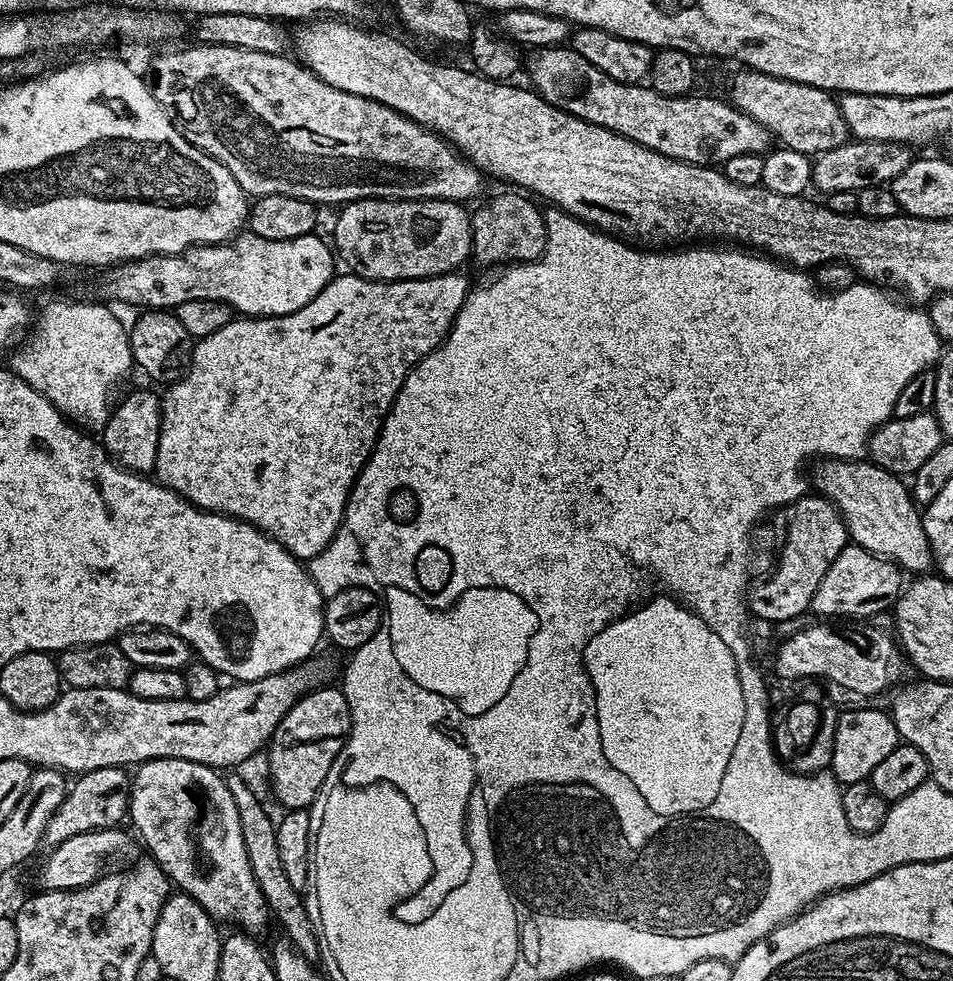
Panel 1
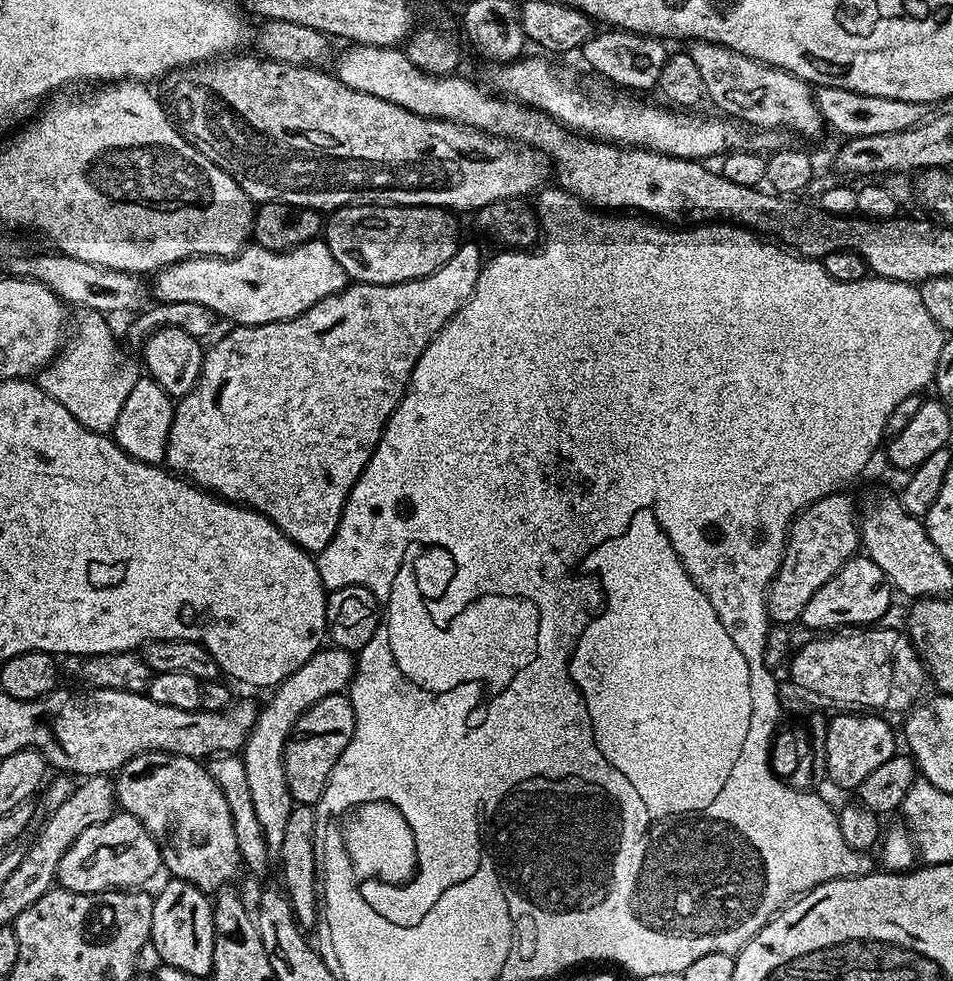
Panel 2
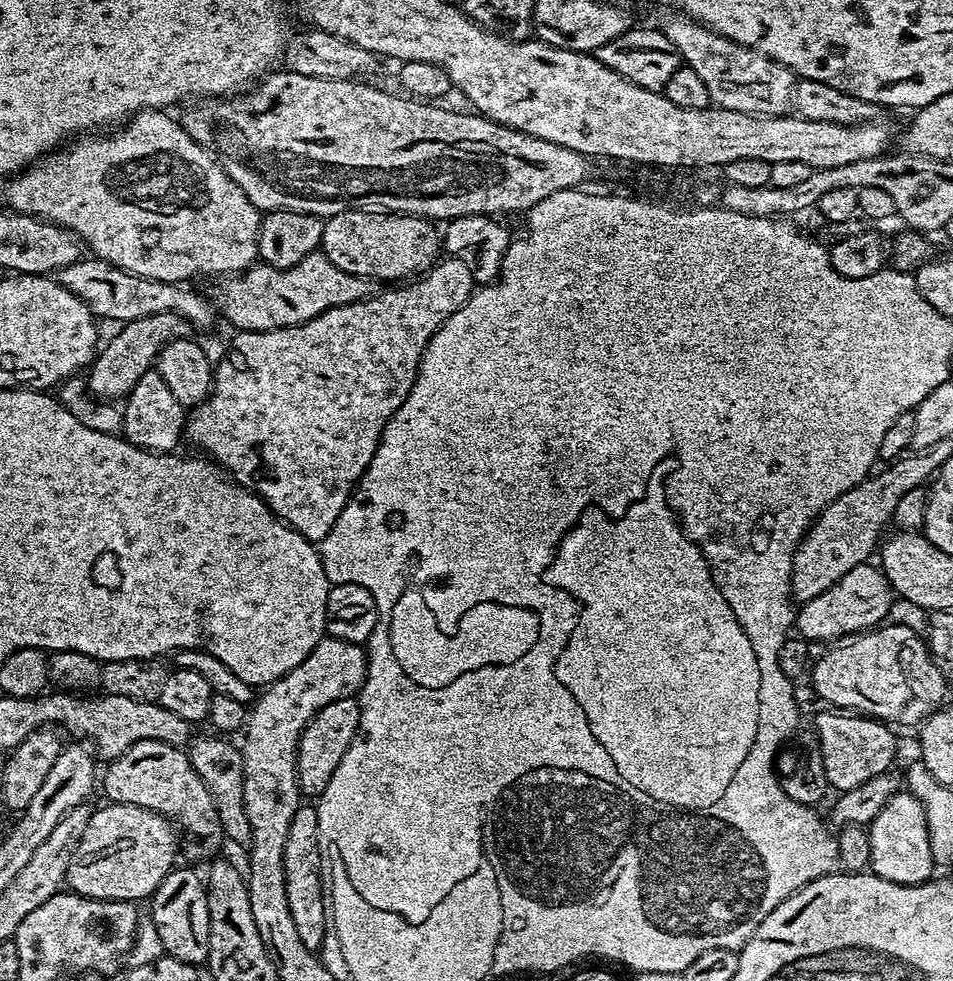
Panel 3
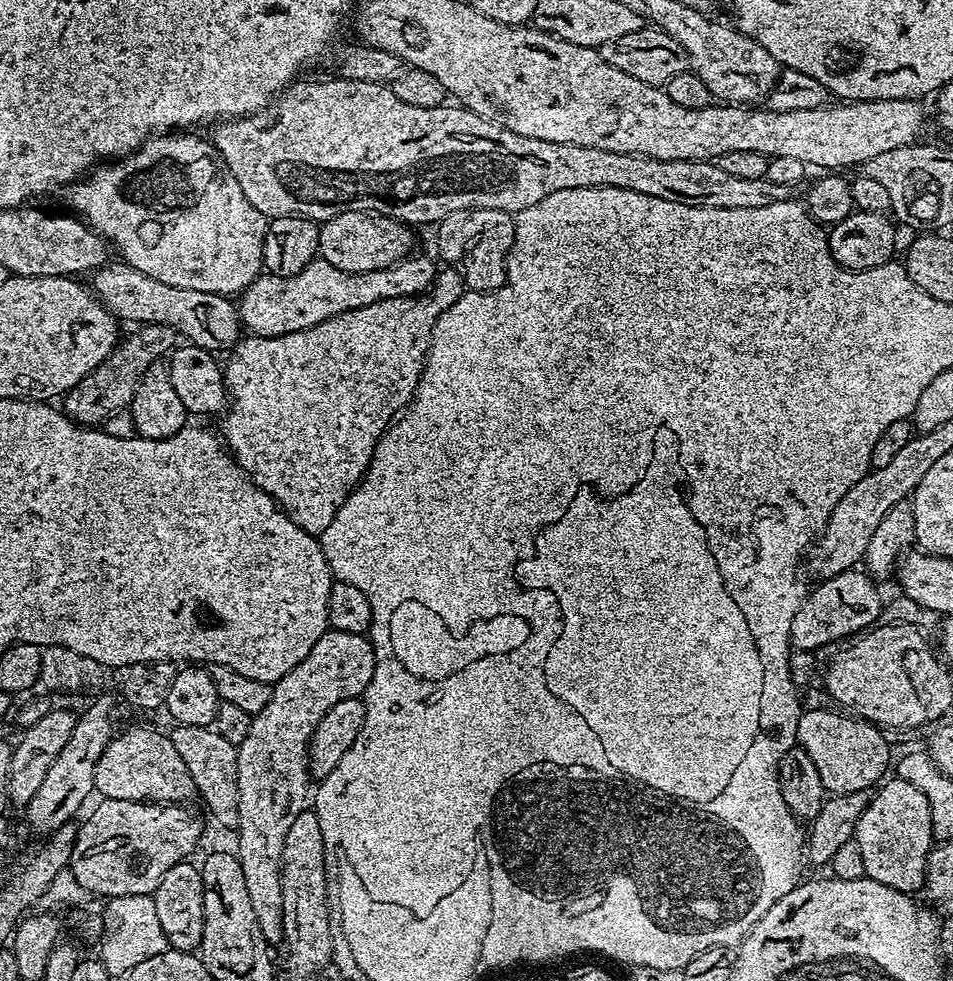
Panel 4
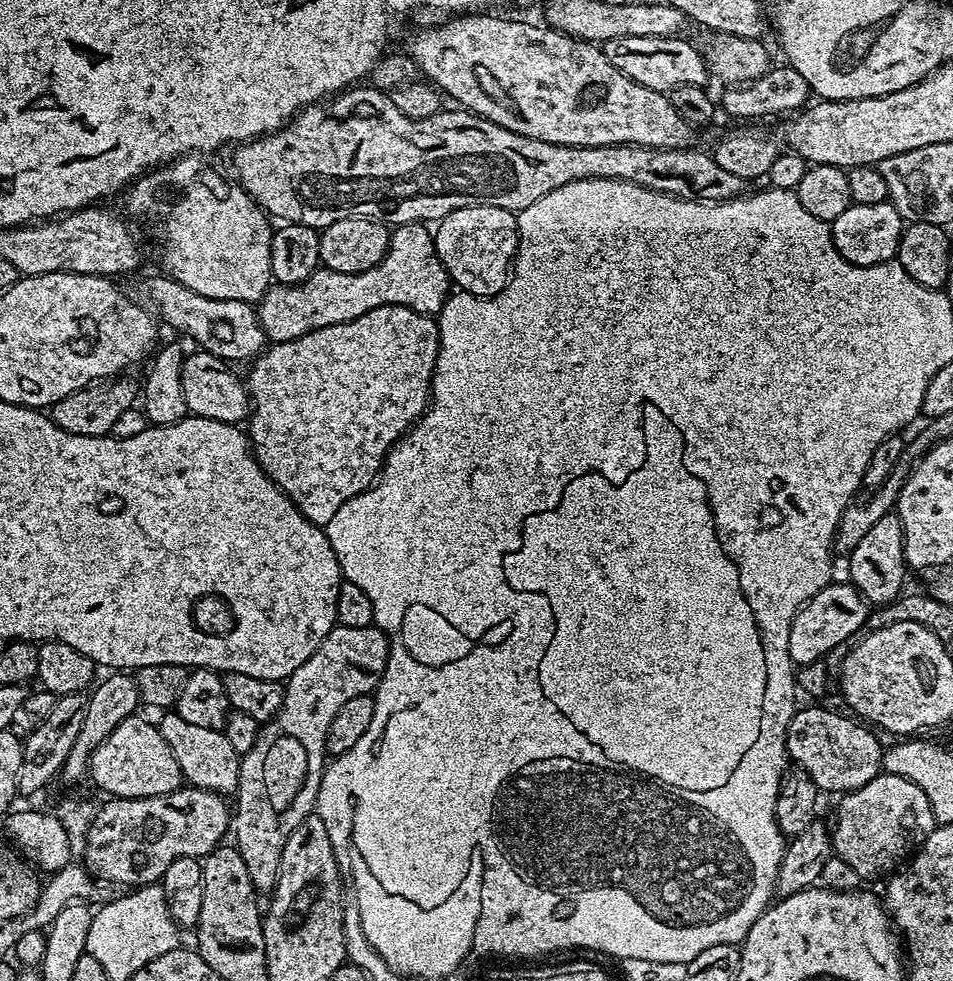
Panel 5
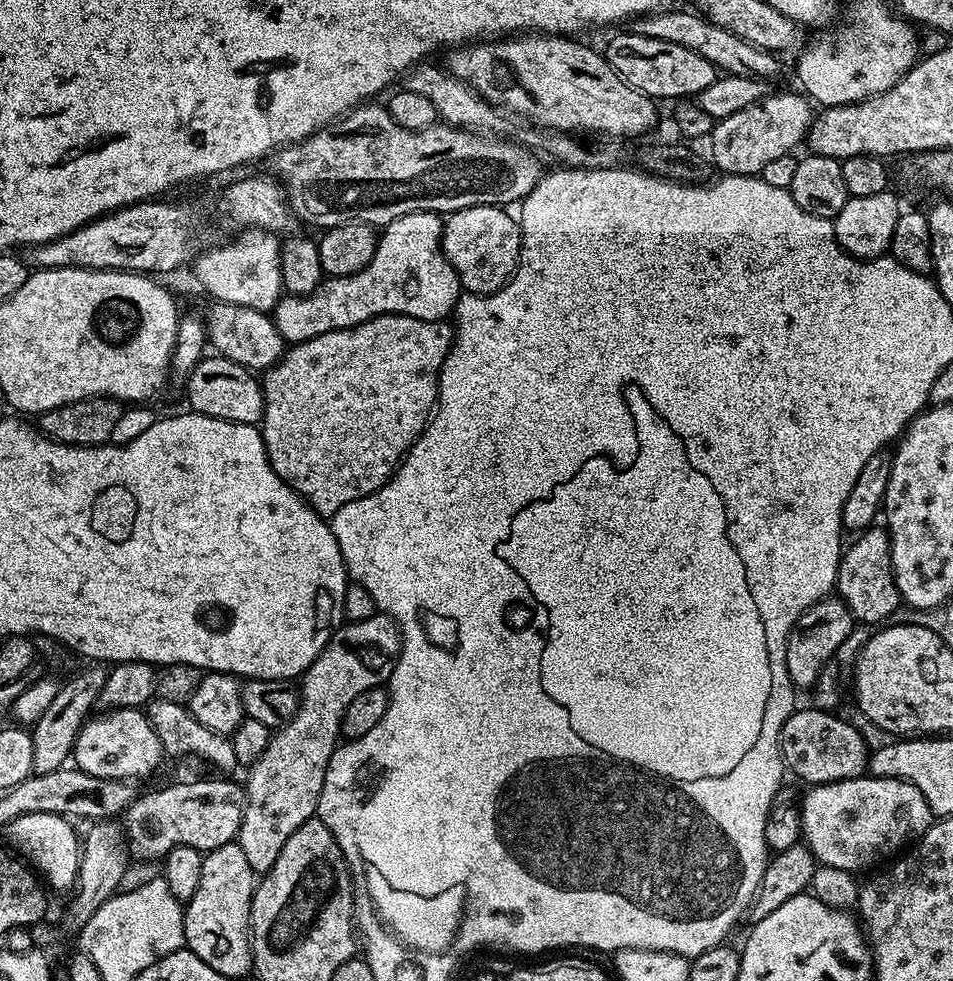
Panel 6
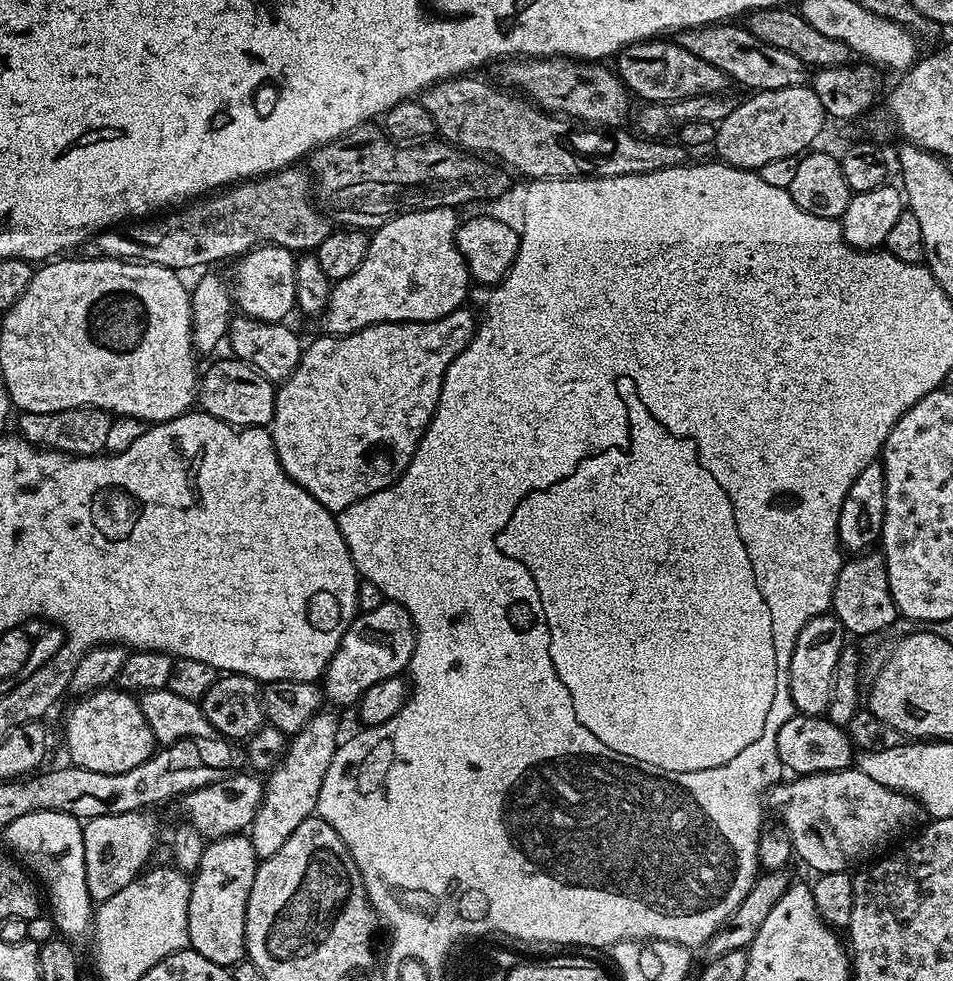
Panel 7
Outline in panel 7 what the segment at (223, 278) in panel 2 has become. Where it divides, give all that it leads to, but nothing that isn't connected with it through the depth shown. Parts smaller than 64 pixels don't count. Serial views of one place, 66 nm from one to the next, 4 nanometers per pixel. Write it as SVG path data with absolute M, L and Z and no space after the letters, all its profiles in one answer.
M454 208L403 212L375 229L368 242L366 258L362 258L362 266L358 266L354 274L333 283L322 317L323 331L329 336L345 336L375 324L417 324L437 320L461 307L467 301L464 299L468 296L470 277L467 262L456 245L456 215L458 212Z

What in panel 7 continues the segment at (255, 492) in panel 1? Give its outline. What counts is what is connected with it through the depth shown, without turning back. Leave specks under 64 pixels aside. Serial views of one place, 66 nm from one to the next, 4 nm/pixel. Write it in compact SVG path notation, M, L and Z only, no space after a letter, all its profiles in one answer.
M461 306L442 318L418 322L417 324L375 324L345 336L320 334L320 337L312 345L309 343L305 347L300 364L292 371L290 378L283 380L276 389L276 401L274 402L270 431L272 444L276 447L278 462L282 466L282 470L286 470L286 474L291 480L298 482L298 486L302 486L302 490L306 490L318 502L322 502L322 506L329 508L333 514L346 510L346 506L350 506L378 490L392 487L411 462L412 455L416 453L416 448L420 444L420 437L428 429L428 424L436 412L442 382L450 362L454 362L454 358L458 358L458 354L462 354L462 350L466 350L466 346L472 341L472 335L476 332L477 327L477 317L475 315L472 317L472 312L468 306Z

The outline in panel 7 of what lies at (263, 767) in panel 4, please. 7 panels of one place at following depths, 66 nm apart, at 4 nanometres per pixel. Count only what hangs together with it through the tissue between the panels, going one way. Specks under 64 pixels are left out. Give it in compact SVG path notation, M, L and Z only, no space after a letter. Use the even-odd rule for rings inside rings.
M384 602L377 609L360 612L342 636L342 642L322 677L325 697L336 704L355 705L374 682L400 676L407 669L415 645L416 627L402 605ZM327 710L317 712L301 732L288 741L288 746L281 756L279 764L267 773L264 780L264 797L258 814L254 814L250 829L250 839L257 857L278 854L286 838L302 826L316 810L316 803L322 790L322 778L334 758L338 747L336 740L336 716Z

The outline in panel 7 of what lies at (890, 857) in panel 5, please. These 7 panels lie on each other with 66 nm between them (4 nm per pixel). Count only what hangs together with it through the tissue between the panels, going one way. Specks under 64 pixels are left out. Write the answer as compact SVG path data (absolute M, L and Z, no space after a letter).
M855 766L840 772L796 776L789 784L773 784L766 793L766 804L776 811L775 819L792 839L793 853L801 856L816 874L846 872L853 867L851 864L860 866L871 861L877 855L876 847L894 843L922 817L917 800L874 782L874 778L866 778Z

